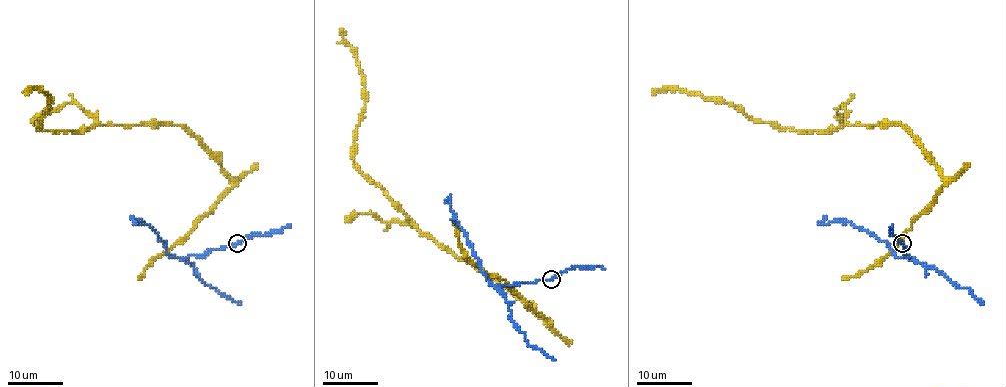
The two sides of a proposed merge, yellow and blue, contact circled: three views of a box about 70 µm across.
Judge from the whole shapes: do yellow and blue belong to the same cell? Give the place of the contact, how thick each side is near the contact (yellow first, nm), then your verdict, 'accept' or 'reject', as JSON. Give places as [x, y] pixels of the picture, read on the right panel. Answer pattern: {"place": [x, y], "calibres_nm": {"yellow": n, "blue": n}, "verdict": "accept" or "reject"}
{"place": [902, 243], "calibres_nm": {"yellow": 60, "blue": 190}, "verdict": "reject"}

